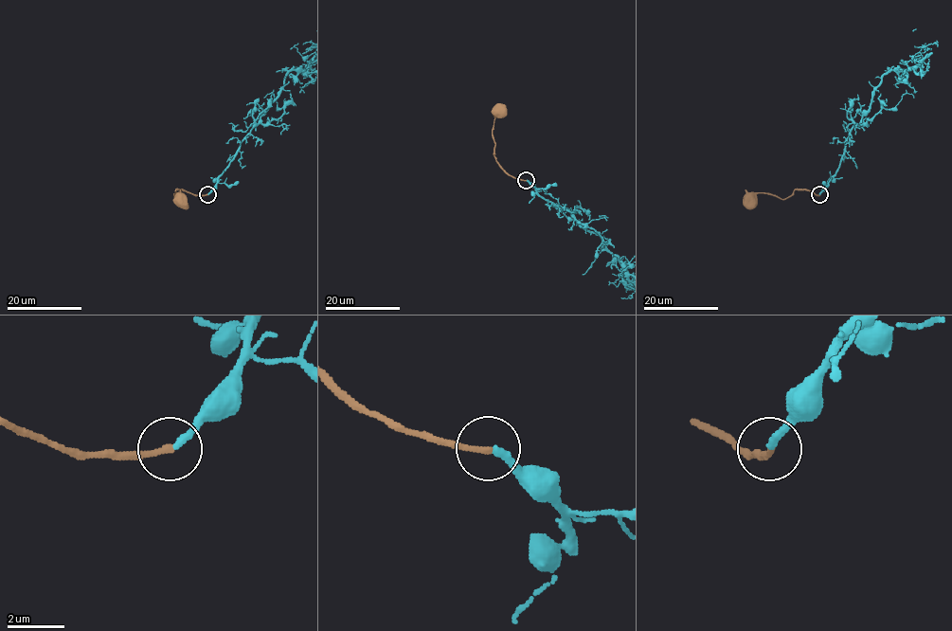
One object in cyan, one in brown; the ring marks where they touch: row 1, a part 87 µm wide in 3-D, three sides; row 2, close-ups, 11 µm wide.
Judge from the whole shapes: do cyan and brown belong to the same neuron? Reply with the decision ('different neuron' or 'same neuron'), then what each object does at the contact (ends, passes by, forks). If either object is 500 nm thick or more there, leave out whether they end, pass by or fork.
same neuron; cyan ends there; brown ends there

